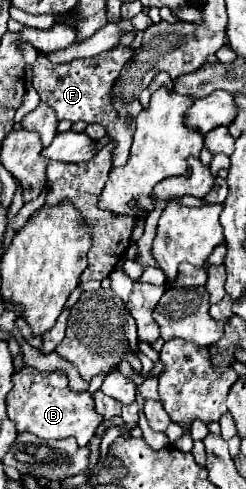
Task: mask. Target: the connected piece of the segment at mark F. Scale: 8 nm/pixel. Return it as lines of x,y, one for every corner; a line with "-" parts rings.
116,46
104,54
98,54
94,58
80,58
72,60
68,64
52,64
44,54
38,54
36,64
32,66
32,86
40,94
40,100
50,104
56,110
58,120
70,120
78,122
84,120
86,124
96,122
106,126
107,137
118,142
114,154
112,154
112,164
122,166
128,160
128,152
132,146
132,136
134,136
134,120
120,118
118,112
112,106
112,88
114,82
124,68
124,64
132,58
132,50
124,46

